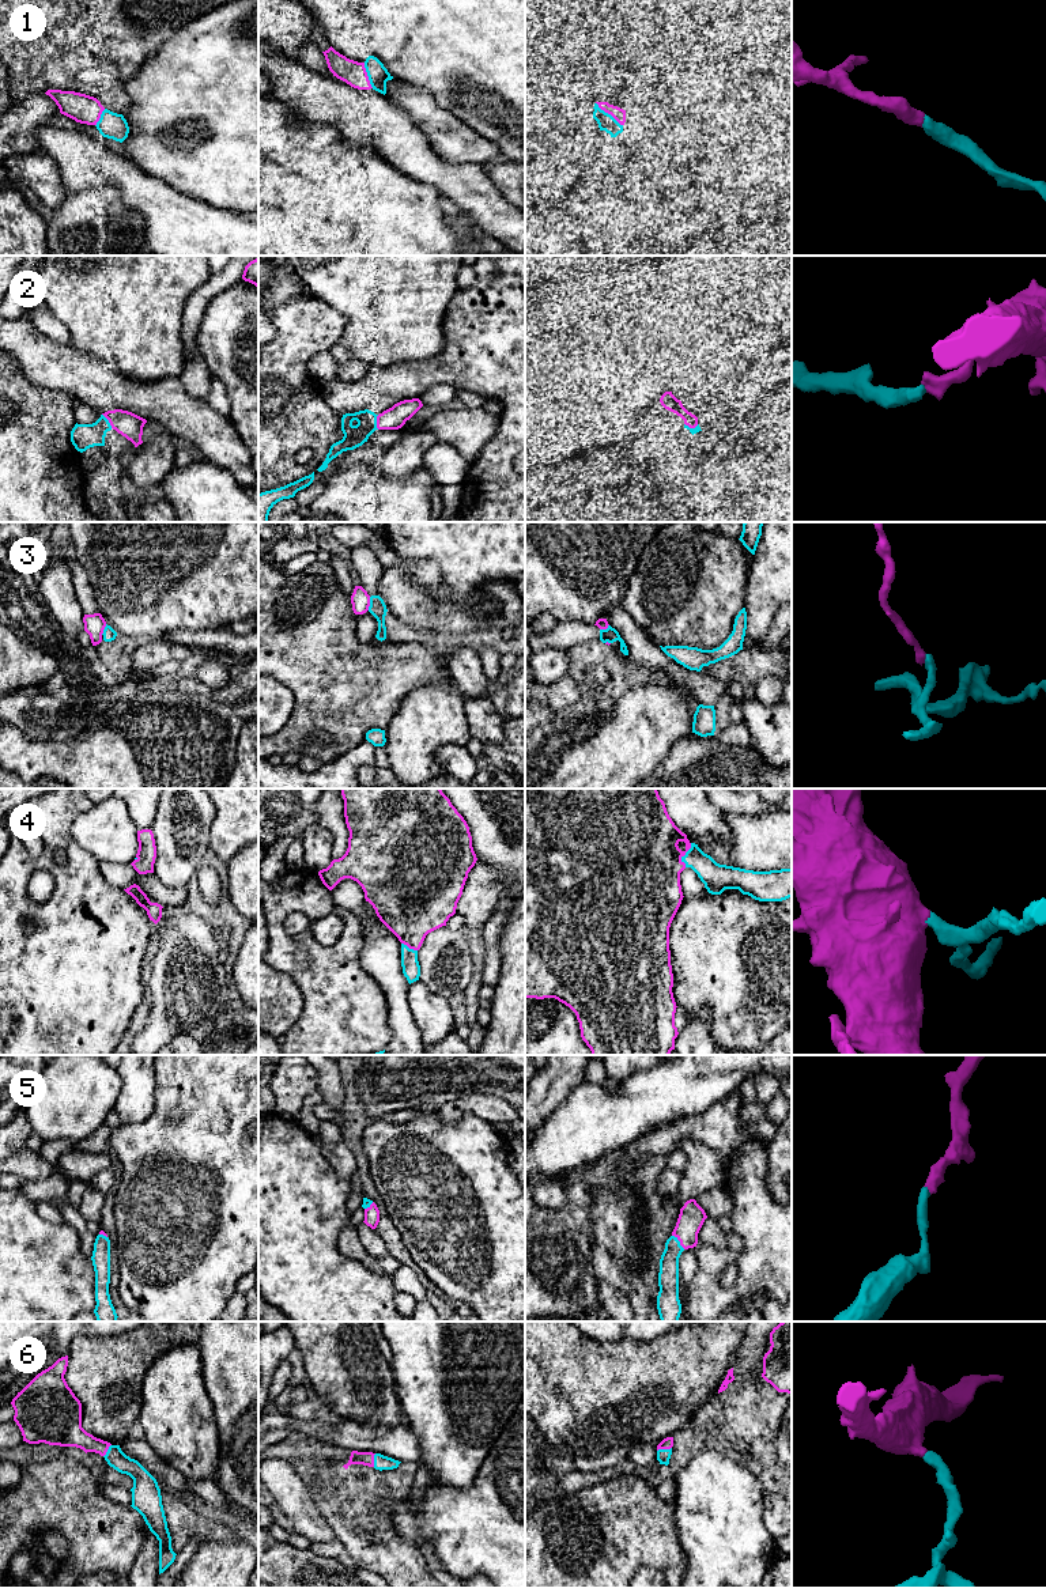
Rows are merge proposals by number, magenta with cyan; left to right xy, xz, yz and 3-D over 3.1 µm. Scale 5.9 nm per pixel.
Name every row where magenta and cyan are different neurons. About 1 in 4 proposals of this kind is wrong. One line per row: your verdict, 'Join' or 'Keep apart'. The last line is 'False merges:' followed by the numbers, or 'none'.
1: Join
2: Join
3: Keep apart
4: Join
5: Join
6: Join
False merges: 3

